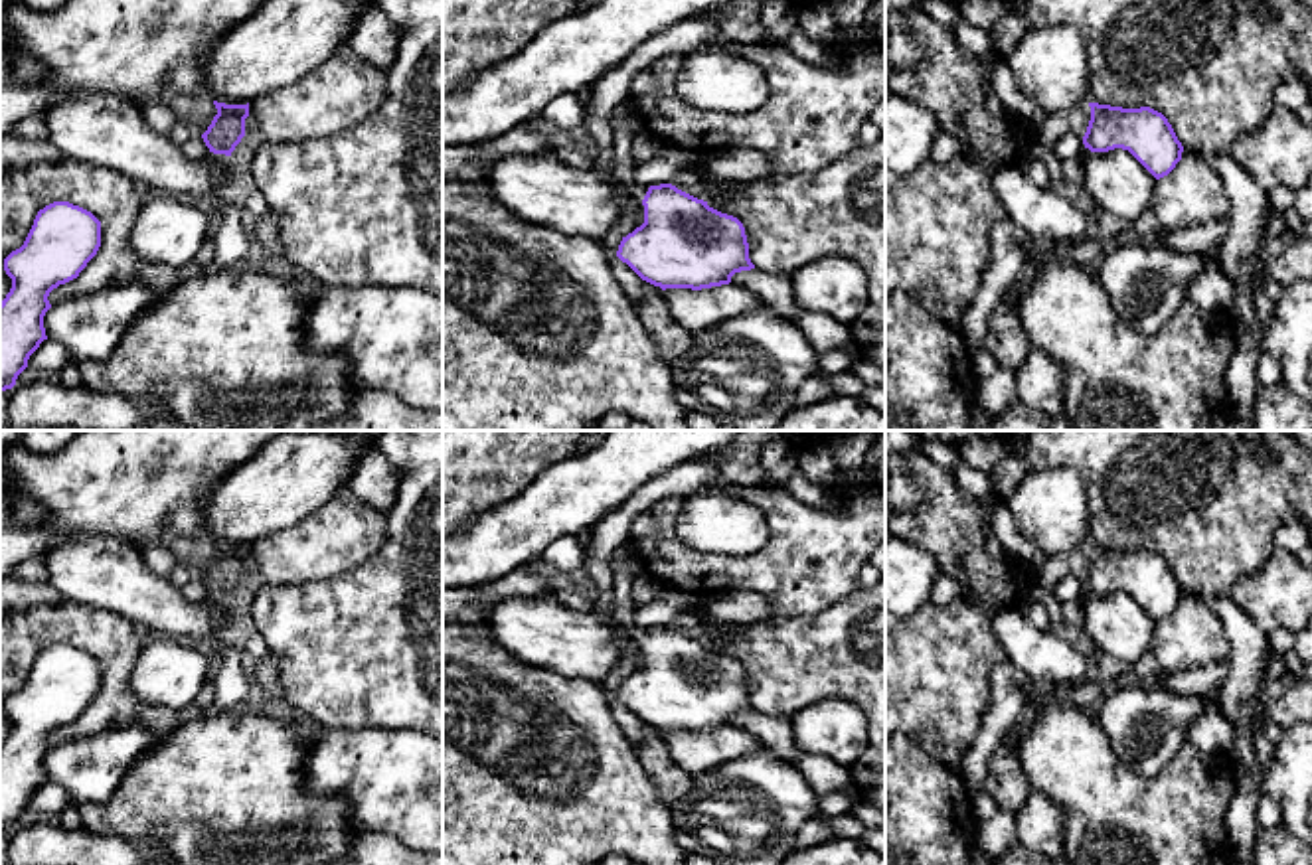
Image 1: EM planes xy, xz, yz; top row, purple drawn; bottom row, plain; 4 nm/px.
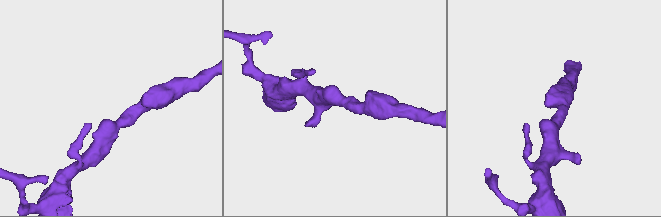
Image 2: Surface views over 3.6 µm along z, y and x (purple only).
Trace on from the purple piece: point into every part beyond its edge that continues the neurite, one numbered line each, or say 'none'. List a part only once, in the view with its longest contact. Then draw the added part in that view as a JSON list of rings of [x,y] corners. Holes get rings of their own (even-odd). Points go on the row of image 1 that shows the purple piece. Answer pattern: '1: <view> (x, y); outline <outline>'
1: xy (194, 147); outline [[[194,134],[184,146],[182,150],[190,156],[190,158],[204,158],[209,154],[209,148],[205,146],[202,134]]]

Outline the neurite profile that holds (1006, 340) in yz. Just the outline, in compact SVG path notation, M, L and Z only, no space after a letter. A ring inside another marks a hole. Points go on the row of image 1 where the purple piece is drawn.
M1035 269L1029 271L1025 284L1010 284L986 322L984 348L1002 367L1012 371L1025 361L1025 355L1031 350L1029 338L1018 316L1018 306L1033 273Z

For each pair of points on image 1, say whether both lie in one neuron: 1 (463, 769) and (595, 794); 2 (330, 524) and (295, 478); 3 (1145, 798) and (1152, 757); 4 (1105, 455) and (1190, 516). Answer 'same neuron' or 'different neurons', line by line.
1: same neuron
2: different neurons
3: different neurons
4: same neuron

